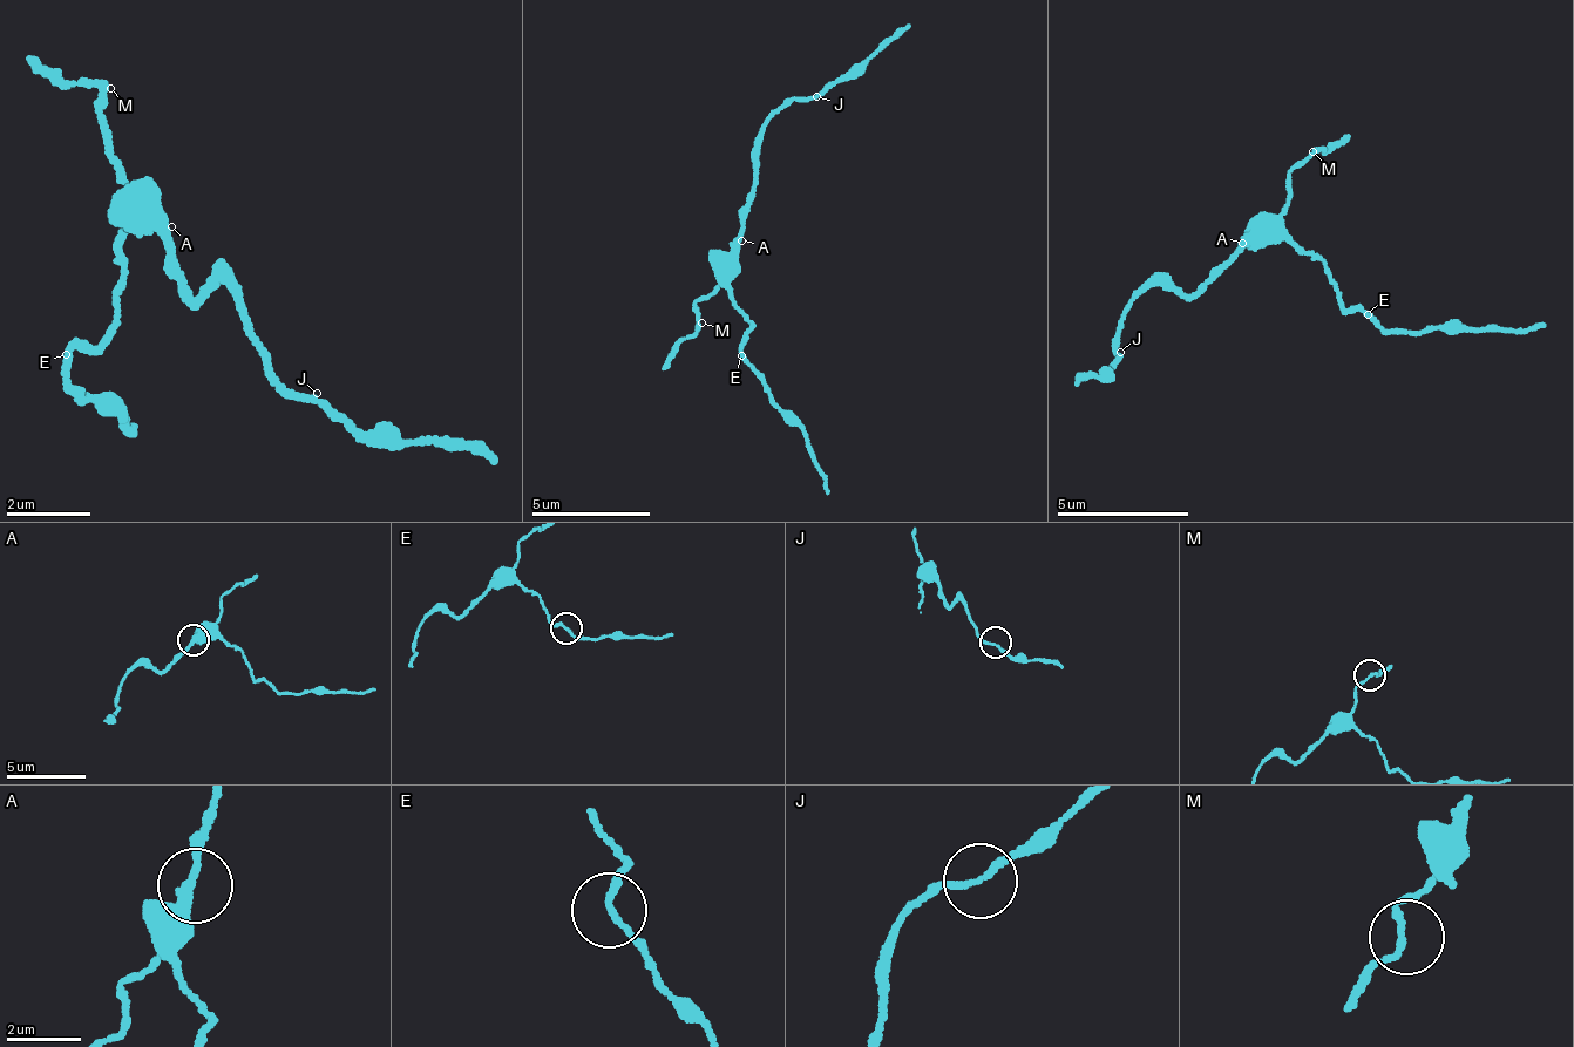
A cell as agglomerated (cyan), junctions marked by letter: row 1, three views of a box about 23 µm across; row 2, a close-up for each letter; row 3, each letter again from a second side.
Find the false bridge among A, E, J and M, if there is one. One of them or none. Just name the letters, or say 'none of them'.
E

